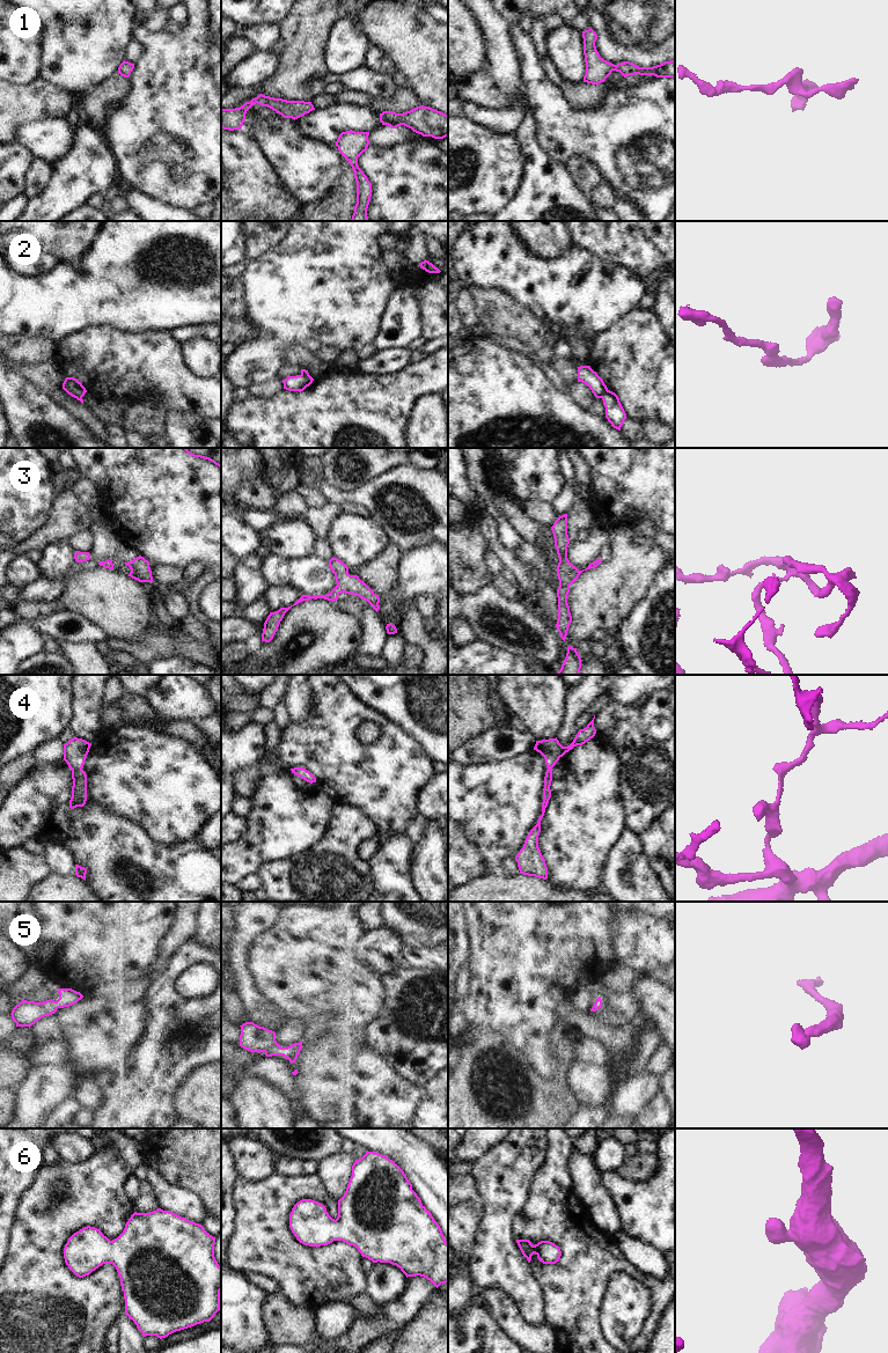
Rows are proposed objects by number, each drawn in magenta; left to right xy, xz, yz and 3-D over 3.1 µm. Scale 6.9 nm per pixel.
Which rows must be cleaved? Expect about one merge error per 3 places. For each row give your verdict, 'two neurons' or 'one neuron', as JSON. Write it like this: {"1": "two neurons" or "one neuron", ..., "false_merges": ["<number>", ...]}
{"1": "one neuron", "2": "two neurons", "3": "one neuron", "4": "one neuron", "5": "one neuron", "6": "one neuron", "false_merges": ["2"]}

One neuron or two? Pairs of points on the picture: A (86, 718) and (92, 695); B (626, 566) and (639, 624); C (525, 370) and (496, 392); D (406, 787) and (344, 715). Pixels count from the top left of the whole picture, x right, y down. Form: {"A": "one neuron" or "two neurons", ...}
{"A": "one neuron", "B": "two neurons", "C": "one neuron", "D": "one neuron"}

